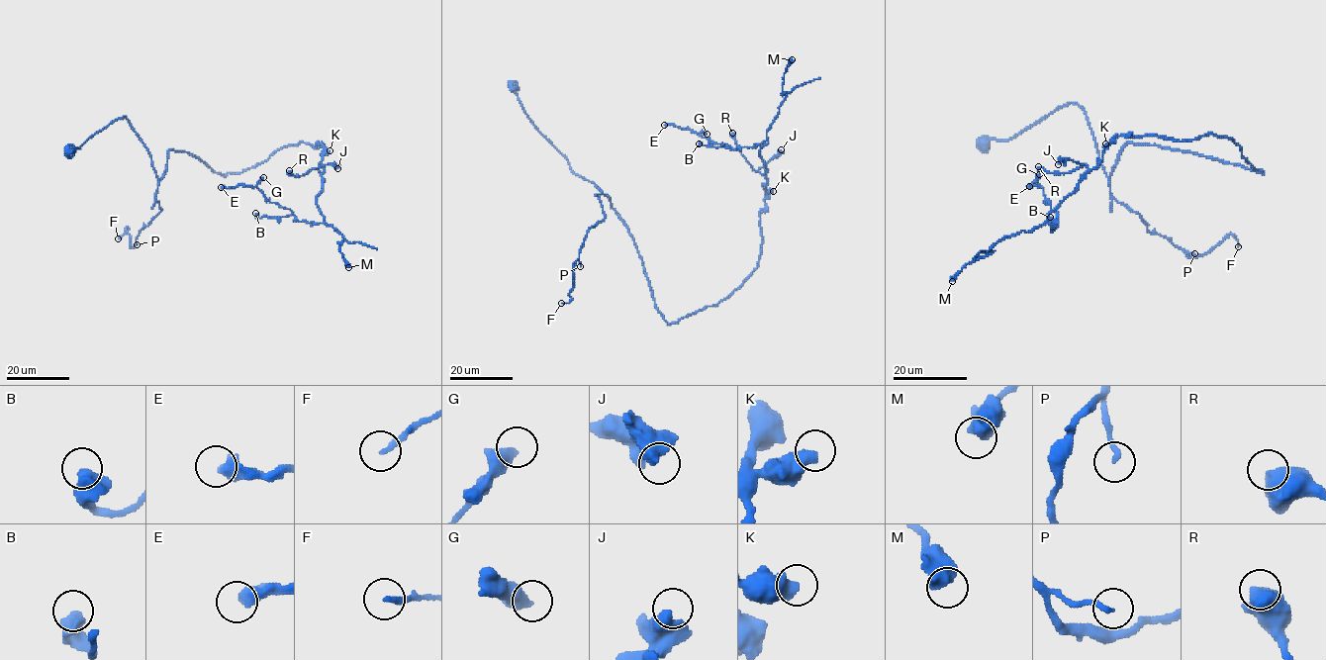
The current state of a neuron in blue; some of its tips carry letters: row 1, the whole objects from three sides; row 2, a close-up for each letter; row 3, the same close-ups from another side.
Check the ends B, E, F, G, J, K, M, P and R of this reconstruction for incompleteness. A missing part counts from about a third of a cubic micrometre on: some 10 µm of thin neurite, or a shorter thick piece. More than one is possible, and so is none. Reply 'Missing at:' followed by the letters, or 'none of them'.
Missing at: none of them

